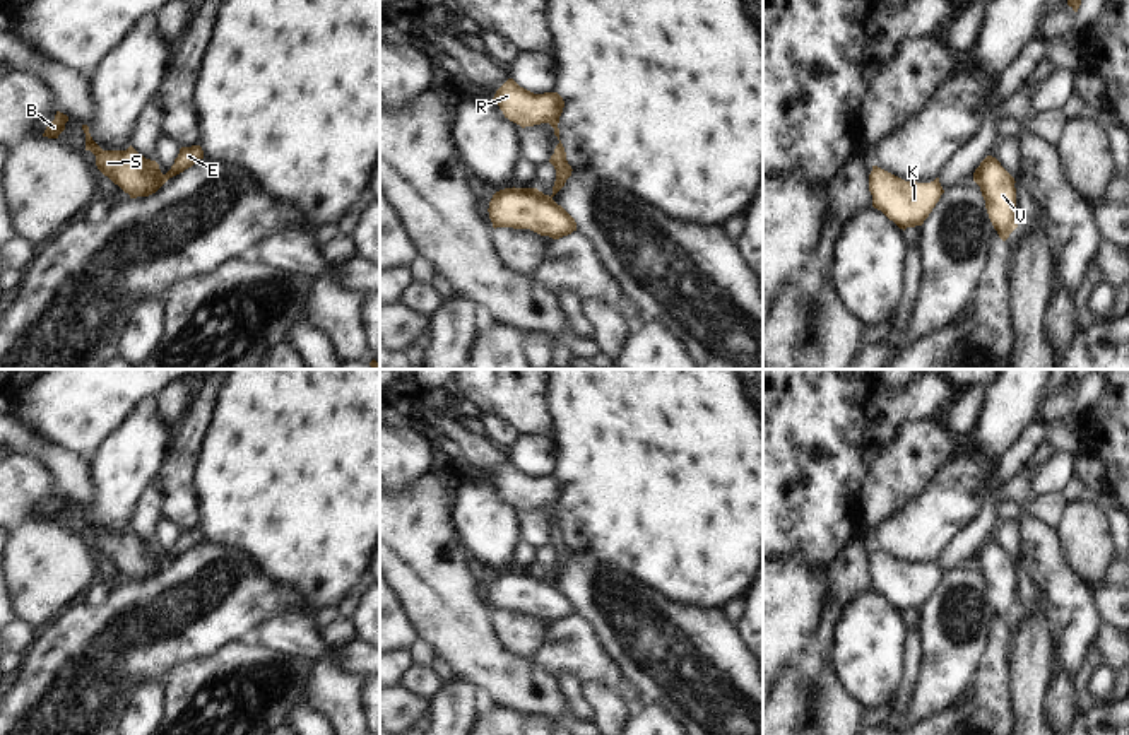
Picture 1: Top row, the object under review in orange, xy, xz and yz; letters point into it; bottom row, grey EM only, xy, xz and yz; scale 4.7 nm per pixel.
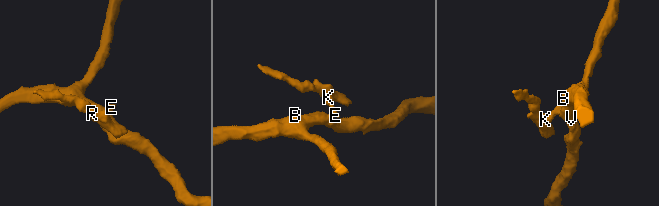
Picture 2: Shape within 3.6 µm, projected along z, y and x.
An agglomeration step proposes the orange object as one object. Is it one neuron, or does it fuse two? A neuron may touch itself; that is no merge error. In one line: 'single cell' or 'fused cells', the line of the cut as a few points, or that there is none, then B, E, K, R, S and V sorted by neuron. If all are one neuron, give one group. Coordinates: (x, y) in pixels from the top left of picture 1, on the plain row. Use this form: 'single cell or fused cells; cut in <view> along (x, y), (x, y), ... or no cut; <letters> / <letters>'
fused cells; cut in xy along (165, 558), (168, 561); B S V / E K R

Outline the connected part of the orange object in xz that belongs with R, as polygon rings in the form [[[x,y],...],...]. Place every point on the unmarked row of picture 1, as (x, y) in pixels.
[[[508,462],[494,477],[493,484],[499,489],[505,501],[525,509],[549,506],[559,523],[559,499],[564,484],[558,475],[534,477]]]

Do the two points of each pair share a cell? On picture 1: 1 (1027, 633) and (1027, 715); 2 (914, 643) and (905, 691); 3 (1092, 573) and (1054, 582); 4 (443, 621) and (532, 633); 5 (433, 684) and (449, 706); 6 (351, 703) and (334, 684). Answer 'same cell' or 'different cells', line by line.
1: same cell
2: same cell
3: different cells
4: different cells
5: different cells
6: same cell

